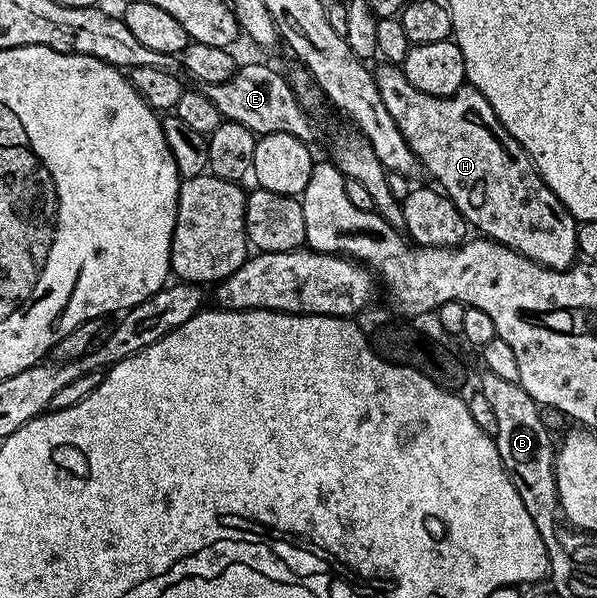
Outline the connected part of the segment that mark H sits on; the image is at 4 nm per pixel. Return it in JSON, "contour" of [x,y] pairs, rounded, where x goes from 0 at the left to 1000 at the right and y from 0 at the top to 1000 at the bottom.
{"contour":[[[650,105],[633,107],[628,115],[631,145],[655,199],[662,199],[662,212],[675,219],[675,232],[682,232],[682,246],[695,253],[707,284],[727,296],[739,321],[745,323],[769,346],[787,378],[801,383],[821,403],[874,423],[883,433],[901,436],[918,450],[951,450],[968,435],[966,380],[968,370],[956,353],[936,339],[930,319],[910,306],[893,276],[893,264],[883,259],[878,246],[858,229],[836,206],[829,186],[822,186],[822,172],[802,159],[802,152],[781,145],[762,152],[754,162],[715,159],[688,139],[682,139],[677,114]]]}

